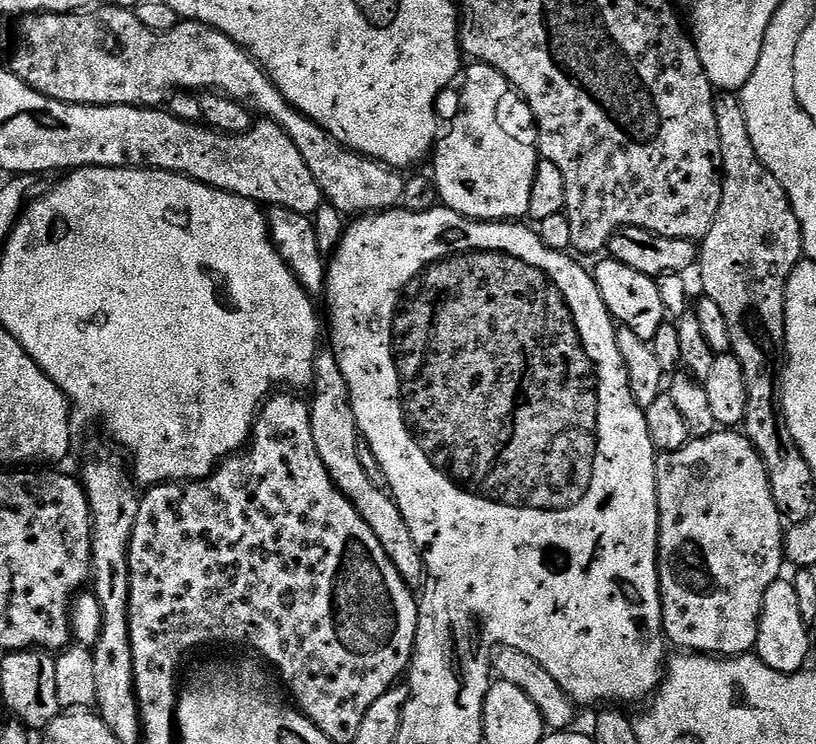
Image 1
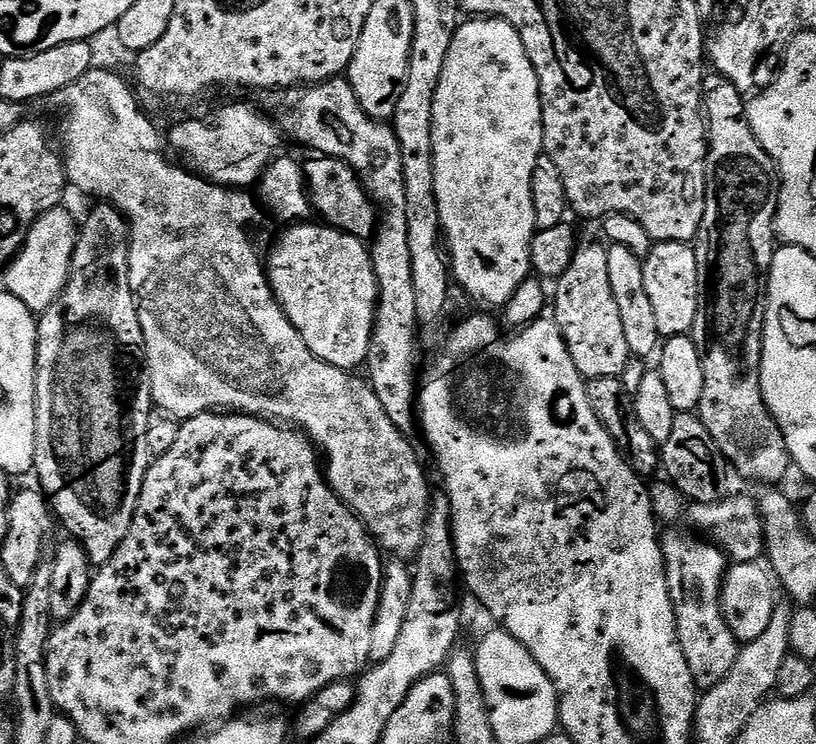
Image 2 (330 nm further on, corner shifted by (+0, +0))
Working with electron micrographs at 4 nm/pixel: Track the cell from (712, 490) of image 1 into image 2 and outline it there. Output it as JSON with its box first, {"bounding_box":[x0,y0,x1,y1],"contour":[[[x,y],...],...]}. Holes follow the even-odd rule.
{"bounding_box":[660,530,742,689],"contour":[[[680,530],[665,531],[660,542],[676,615],[676,633],[697,689],[716,688],[718,682],[730,674],[730,666],[734,666],[742,647],[726,622],[720,601],[724,597],[724,578],[728,574],[730,560],[719,544],[691,531],[676,531]]]}

